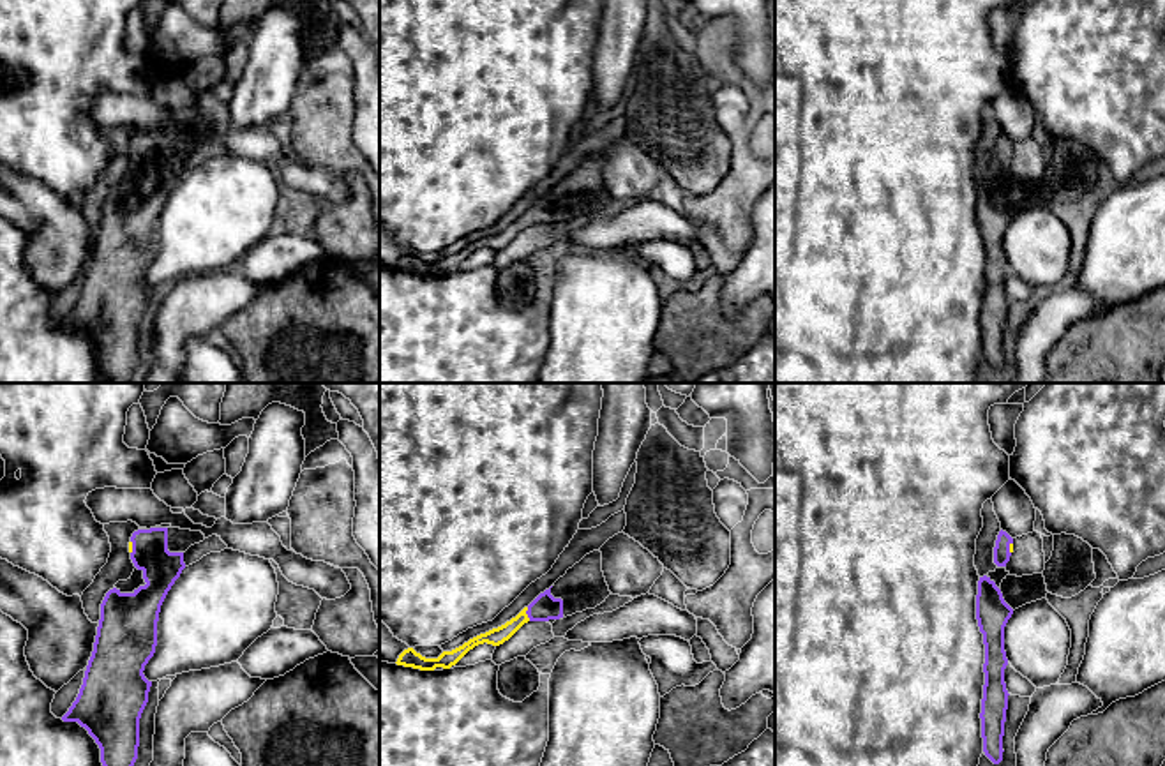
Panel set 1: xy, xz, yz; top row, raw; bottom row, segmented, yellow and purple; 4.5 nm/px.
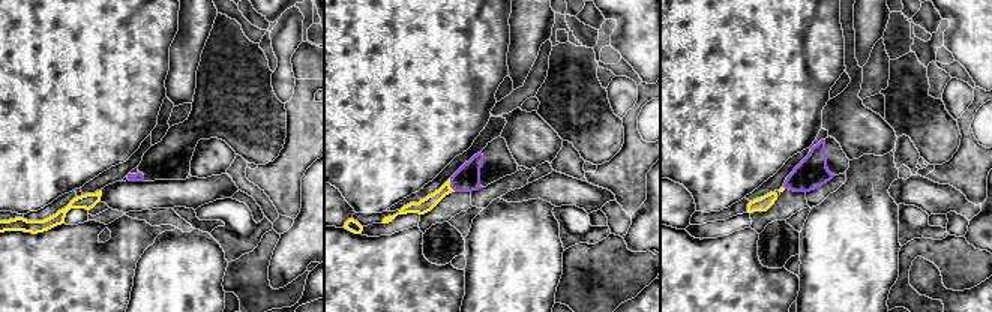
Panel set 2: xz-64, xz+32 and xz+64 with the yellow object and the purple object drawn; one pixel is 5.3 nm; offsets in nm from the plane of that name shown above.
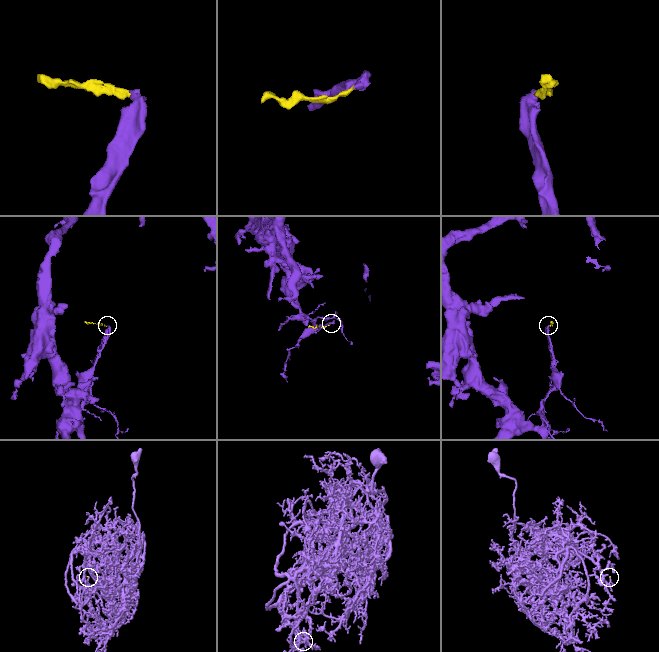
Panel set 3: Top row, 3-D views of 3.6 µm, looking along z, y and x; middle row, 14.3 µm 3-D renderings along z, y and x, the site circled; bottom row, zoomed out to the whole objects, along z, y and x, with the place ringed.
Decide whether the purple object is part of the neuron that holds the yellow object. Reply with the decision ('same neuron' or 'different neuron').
same neuron

